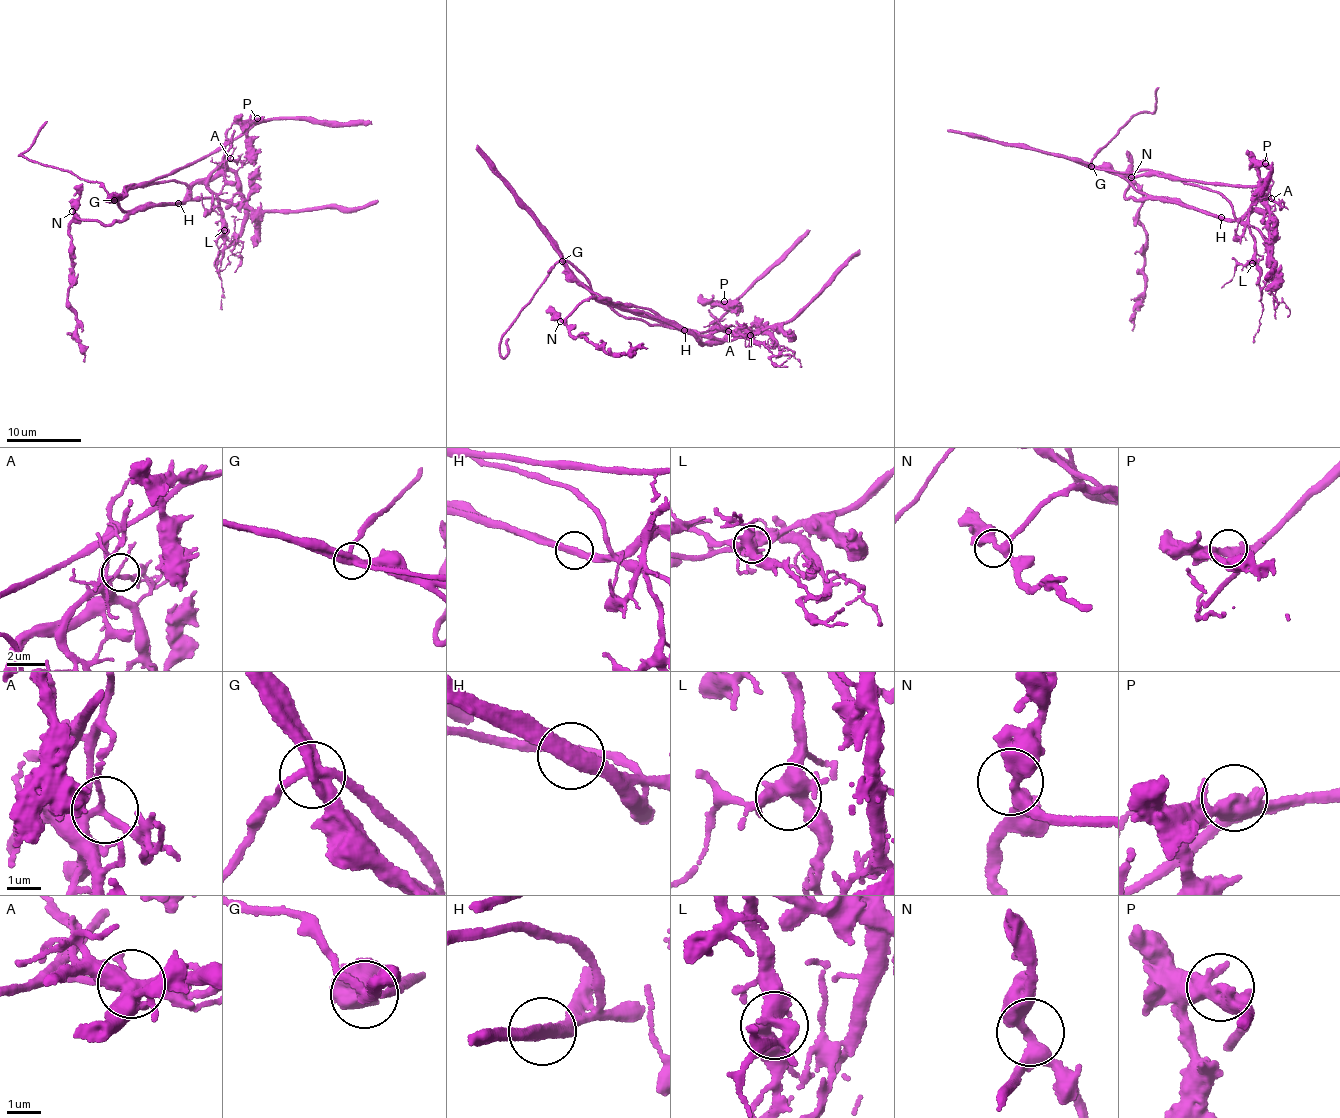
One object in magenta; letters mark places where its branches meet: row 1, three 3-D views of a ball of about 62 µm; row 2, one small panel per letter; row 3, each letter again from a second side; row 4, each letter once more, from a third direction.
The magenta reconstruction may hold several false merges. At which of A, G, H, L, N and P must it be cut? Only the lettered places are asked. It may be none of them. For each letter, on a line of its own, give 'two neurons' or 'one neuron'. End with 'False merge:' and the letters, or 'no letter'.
A: one neuron
G: two neurons
H: two neurons
L: one neuron
N: one neuron
P: one neuron
False merge: G, H

